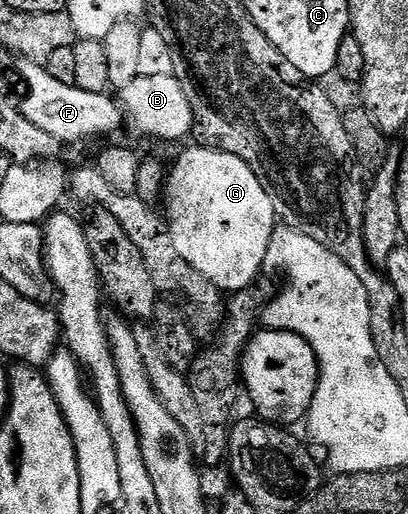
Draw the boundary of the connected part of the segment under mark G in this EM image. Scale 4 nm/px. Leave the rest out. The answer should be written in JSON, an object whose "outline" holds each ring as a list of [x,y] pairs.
{"outline":[[[195,144],[192,150],[187,150],[175,162],[175,167],[170,167],[165,178],[165,199],[167,198],[167,214],[165,221],[167,229],[171,232],[173,248],[181,252],[181,257],[205,280],[209,280],[221,292],[234,292],[244,290],[252,285],[262,268],[263,262],[268,261],[267,249],[269,240],[273,236],[277,219],[273,200],[269,200],[269,192],[257,180],[253,168],[245,164],[232,154],[220,150],[210,149],[202,144]]]}

